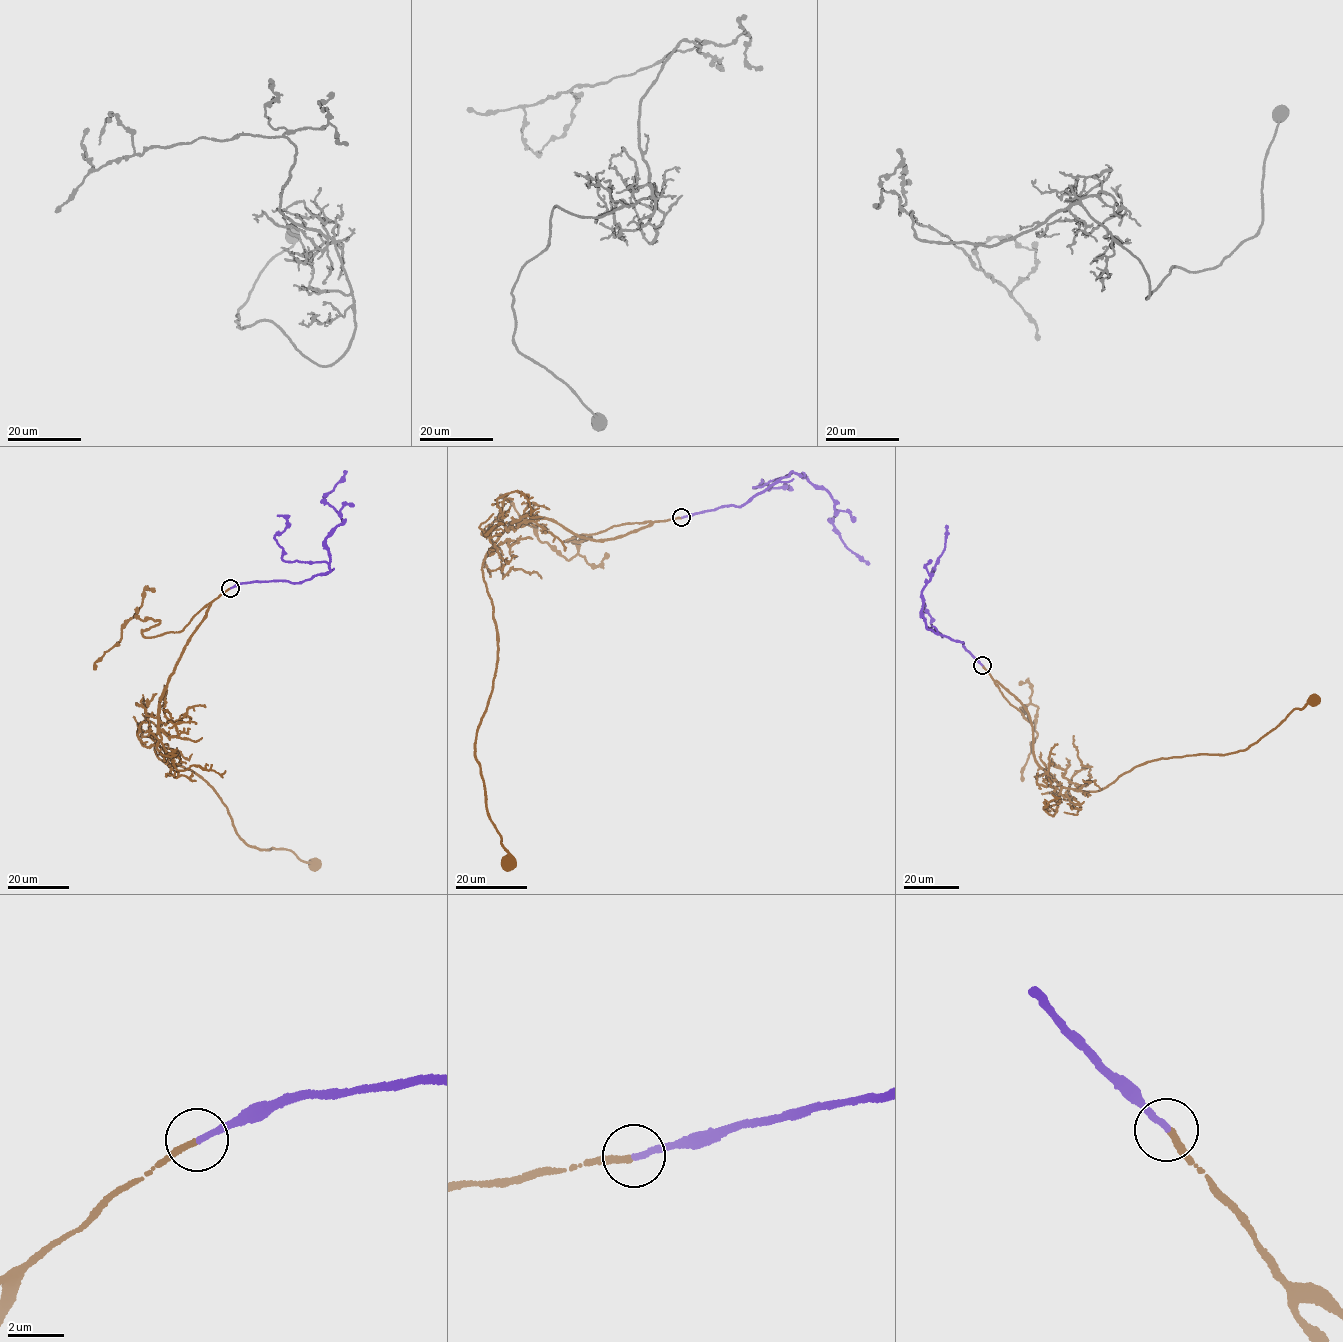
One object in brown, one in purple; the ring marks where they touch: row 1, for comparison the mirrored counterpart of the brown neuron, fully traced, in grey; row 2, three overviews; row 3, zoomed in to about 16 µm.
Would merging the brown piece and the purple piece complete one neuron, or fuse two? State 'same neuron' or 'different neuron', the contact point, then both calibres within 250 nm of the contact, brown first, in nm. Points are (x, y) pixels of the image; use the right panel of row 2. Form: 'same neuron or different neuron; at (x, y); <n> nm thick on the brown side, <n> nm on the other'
same neuron; at (982, 665); 240 nm thick on the brown side, 220 nm on the other

